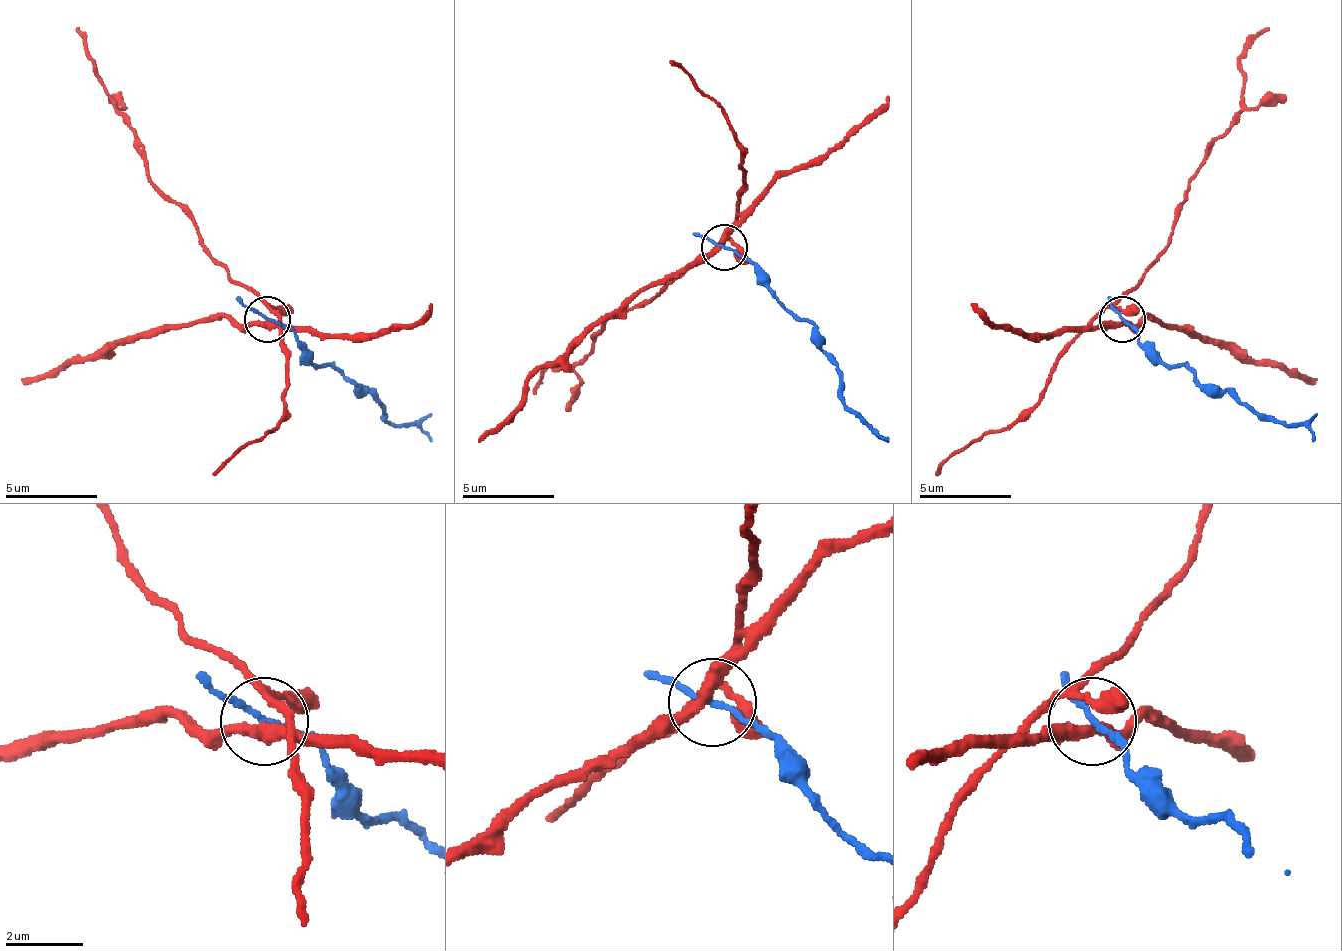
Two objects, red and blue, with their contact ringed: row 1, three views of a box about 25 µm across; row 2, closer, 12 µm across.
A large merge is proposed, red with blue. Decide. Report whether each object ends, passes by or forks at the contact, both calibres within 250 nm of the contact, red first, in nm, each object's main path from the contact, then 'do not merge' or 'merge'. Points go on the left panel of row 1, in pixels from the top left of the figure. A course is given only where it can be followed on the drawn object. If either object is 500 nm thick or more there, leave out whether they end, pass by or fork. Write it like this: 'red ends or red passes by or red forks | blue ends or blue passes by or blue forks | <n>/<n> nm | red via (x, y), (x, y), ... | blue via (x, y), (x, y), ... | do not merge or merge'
red passes by | blue passes by | 300/140 nm | red via (269, 323), (269, 314), (209, 254), (200, 226), (149, 176), (144, 143), (126, 120), (75, 29) | blue via (269, 318), (292, 332), (315, 364), (328, 364), (356, 383), (383, 410), (383, 415), (416, 424), (429, 442) | do not merge

